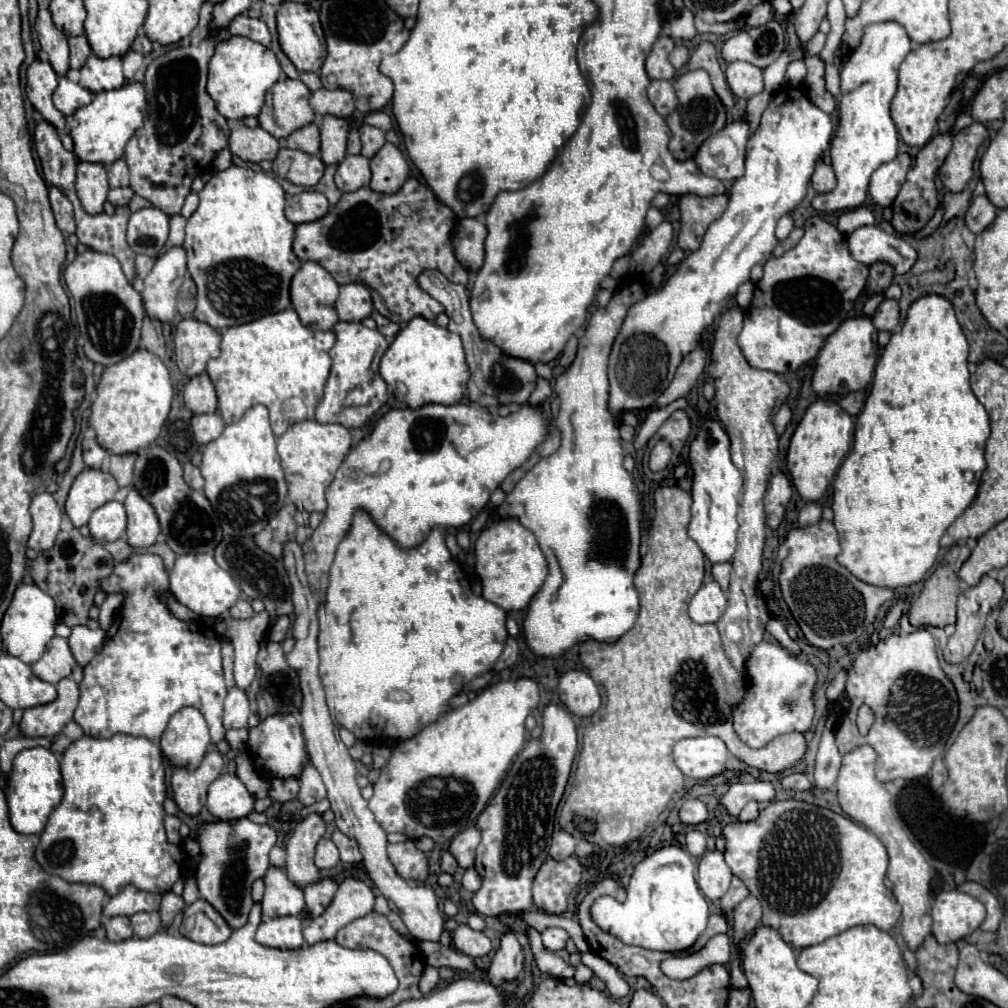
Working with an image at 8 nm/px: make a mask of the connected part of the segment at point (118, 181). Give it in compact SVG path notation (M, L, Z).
M122 158L112 162L112 164L108 164L106 172L108 172L108 180L110 180L112 188L128 186L128 166L126 166L126 162Z

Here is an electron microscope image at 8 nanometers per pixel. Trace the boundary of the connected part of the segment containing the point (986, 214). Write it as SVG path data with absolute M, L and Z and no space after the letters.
M976 196L966 212L966 226L974 234L980 234L984 228L992 224L994 218L996 218L996 206L986 196Z

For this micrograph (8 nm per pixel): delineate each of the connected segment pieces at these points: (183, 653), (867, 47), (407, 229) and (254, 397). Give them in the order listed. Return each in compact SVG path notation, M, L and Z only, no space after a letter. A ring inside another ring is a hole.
M130 554L126 560L118 562L112 574L100 580L100 590L106 594L124 592L124 602L120 610L120 620L116 618L106 632L102 652L84 668L84 680L80 684L80 702L74 712L74 722L82 726L86 736L108 738L116 732L144 736L154 744L160 742L166 730L168 718L184 706L194 706L202 712L212 742L224 740L222 726L222 702L226 698L226 686L222 678L222 658L220 658L220 638L212 626L204 622L184 622L178 620L156 596L156 590L168 590L168 570L160 556L156 554Z
M880 22L866 26L860 46L852 50L848 62L840 72L842 98L838 104L838 128L830 142L832 168L836 170L838 184L832 192L814 196L814 210L836 212L854 210L856 206L862 206L868 194L868 180L872 172L896 158L898 132L890 118L890 102L898 86L898 66L908 52L910 38L900 24Z
M410 176L404 182L402 190L398 190L394 194L380 194L370 188L360 188L356 192L342 194L338 204L334 208L330 208L330 212L324 218L296 226L292 250L300 258L300 262L312 260L312 262L320 264L322 268L326 268L338 284L358 282L358 284L372 286L372 290L376 290L382 296L384 304L392 312L394 322L408 322L414 316L424 316L426 320L434 320L440 312L444 312L444 306L440 302L436 302L430 294L420 290L420 286L416 284L416 276L426 268L436 268L450 282L468 284L468 272L458 264L458 260L452 252L450 236L452 236L454 222L456 222L454 212L448 206L440 204L426 184L422 184L418 178Z
M294 308L228 328L222 334L222 354L206 366L212 384L216 386L218 382L218 412L224 424L240 420L240 416L254 404L268 408L274 436L282 436L296 420L314 420L316 404L320 402L330 374L328 352L334 342L334 332L302 326ZM296 402L304 404L304 414L300 416L292 412Z

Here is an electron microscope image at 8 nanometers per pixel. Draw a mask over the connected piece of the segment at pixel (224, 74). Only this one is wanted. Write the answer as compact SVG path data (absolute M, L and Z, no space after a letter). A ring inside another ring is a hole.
M232 36L222 40L214 48L214 56L208 66L208 86L206 92L216 102L218 112L228 120L242 120L246 116L258 116L266 90L280 78L280 64L272 50L252 42L244 36Z

